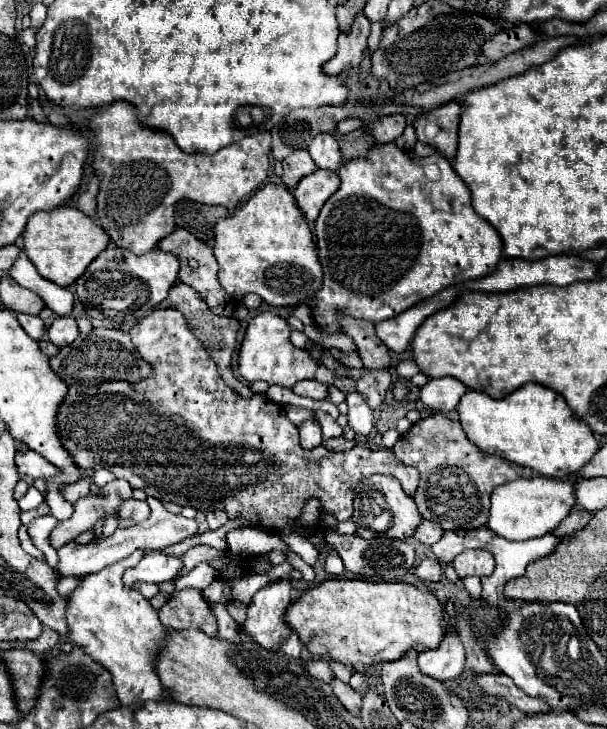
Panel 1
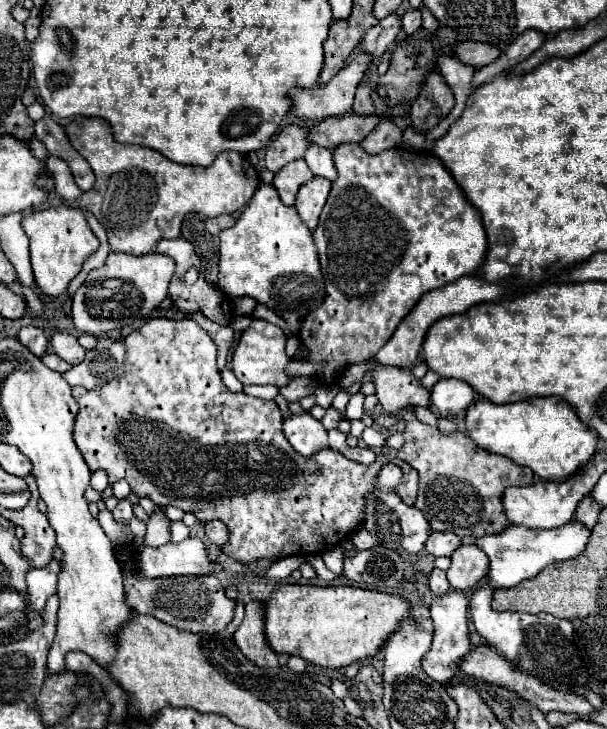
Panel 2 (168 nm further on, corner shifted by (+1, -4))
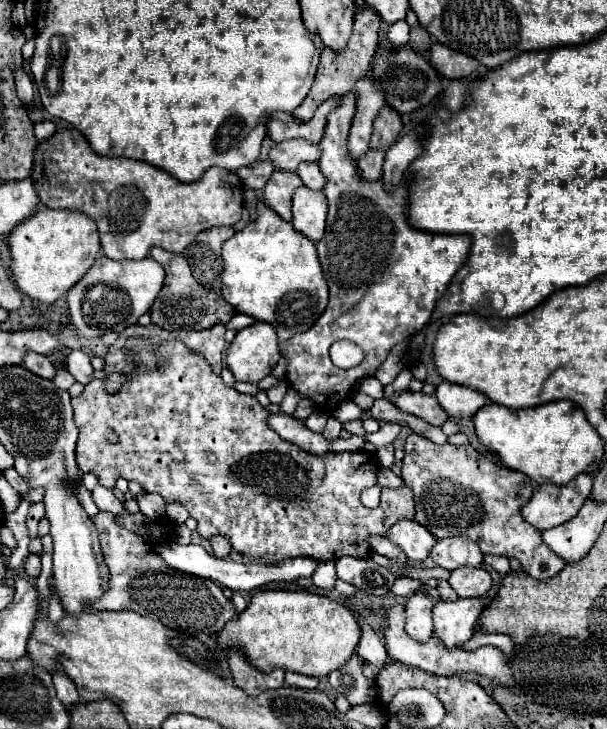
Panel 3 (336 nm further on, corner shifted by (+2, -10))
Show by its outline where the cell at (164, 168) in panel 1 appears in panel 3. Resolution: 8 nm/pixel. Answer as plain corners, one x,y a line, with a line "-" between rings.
76,128
56,132
38,144
32,180
48,208
78,210
92,220
102,216
108,226
98,228
100,242
112,260
142,260
152,246
178,254
200,230
234,226
244,210
244,184
234,172
208,168
200,180
186,184
152,164
96,154

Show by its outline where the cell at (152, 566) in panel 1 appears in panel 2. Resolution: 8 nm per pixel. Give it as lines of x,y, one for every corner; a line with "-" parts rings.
187,538
179,544
169,542
159,548
145,546
139,556
139,568
145,578
199,576
223,570
221,564
209,560
205,544
199,538

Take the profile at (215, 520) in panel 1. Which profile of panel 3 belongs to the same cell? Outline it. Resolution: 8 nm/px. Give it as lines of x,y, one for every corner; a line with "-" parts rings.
212,536
210,538
210,546
212,546
216,558
226,558
230,554
230,550
232,550
230,542
224,536

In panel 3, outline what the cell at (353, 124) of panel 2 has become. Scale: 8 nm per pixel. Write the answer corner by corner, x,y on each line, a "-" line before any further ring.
306,138
286,140
270,150
270,160
278,170
296,170
300,162
316,162
320,156
322,148

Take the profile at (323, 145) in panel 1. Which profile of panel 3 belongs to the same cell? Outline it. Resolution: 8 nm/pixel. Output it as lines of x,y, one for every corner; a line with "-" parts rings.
302,162
302,166
298,166
298,174
304,182
304,186
312,188
312,190
322,190
326,186
326,176
322,174
318,162

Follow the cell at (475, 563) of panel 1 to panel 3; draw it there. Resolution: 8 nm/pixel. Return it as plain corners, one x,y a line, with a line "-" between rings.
474,566
456,568
450,574
448,582
460,598
478,598
492,588
492,576
482,566
480,568
474,568

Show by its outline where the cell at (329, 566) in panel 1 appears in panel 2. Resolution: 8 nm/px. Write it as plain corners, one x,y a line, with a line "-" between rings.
333,548
333,550
325,552
325,566
331,572
341,574
341,570
343,570
343,548

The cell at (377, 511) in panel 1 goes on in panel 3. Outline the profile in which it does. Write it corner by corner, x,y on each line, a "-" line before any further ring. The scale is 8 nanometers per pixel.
400,520
396,522
388,532
386,538
400,546
408,560
422,562
430,554
432,546
436,544
436,538
416,520

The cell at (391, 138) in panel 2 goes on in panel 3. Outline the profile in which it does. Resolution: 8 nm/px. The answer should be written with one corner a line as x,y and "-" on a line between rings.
386,148
368,150
366,154
362,154
362,156
358,158
358,168
360,168
360,174
362,174
366,180
378,180
378,178
382,176
384,156
386,156

